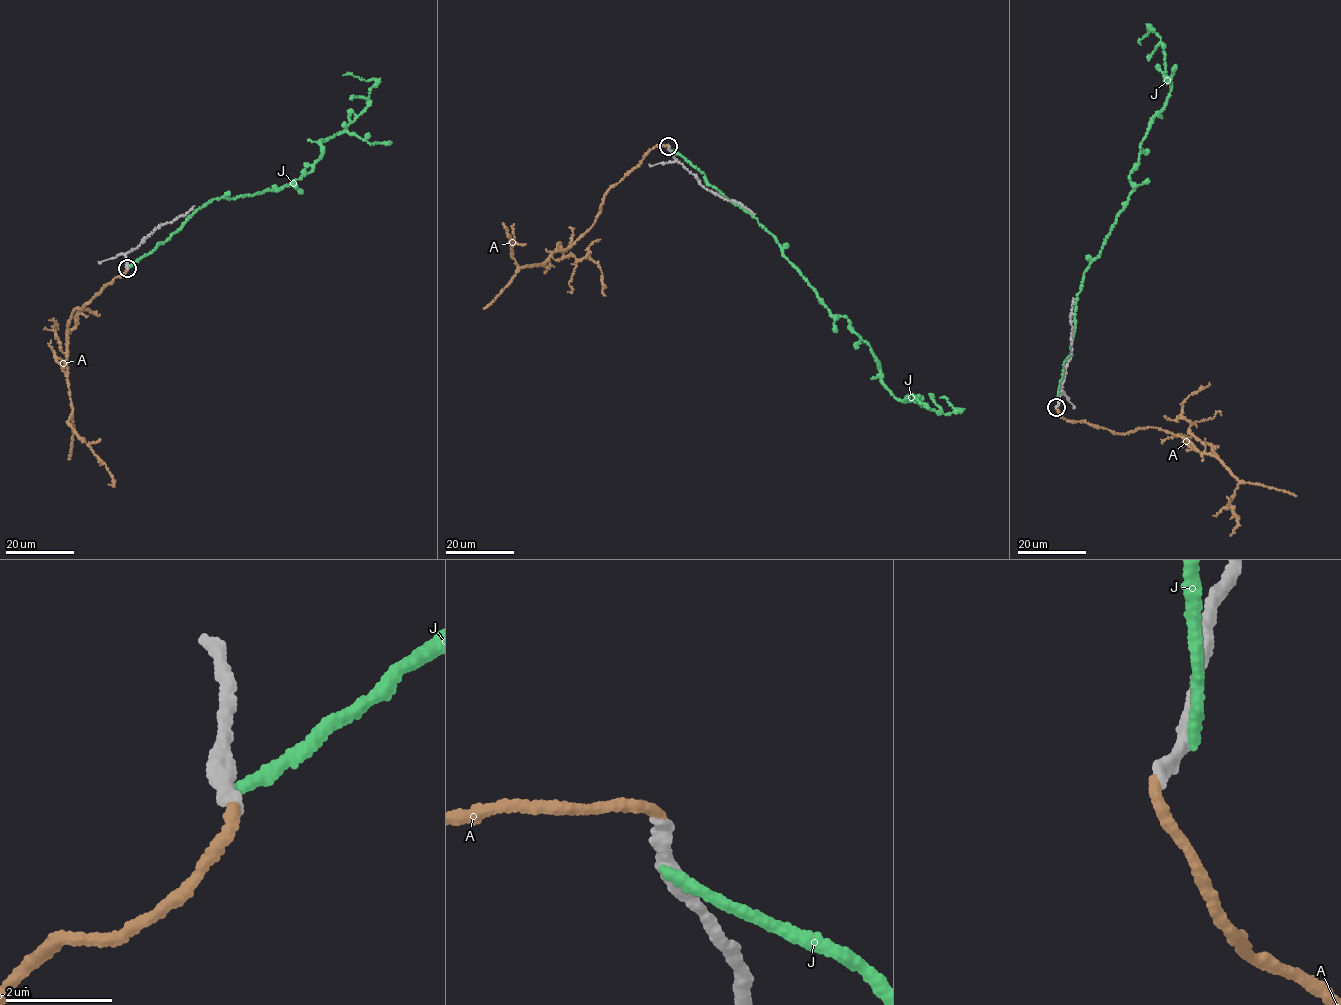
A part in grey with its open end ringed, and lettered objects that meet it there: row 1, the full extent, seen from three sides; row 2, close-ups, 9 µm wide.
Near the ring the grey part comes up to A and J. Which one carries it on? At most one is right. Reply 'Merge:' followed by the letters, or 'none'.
Merge: A

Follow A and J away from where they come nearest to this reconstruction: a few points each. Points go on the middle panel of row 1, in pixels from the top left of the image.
A: (669, 146), (650, 149), (609, 188), (591, 227), (540, 264), (516, 263), (503, 223)
J: (669, 149), (773, 235), (833, 315), (847, 318), (869, 344), (891, 394), (945, 414), (959, 410), (939, 398)

